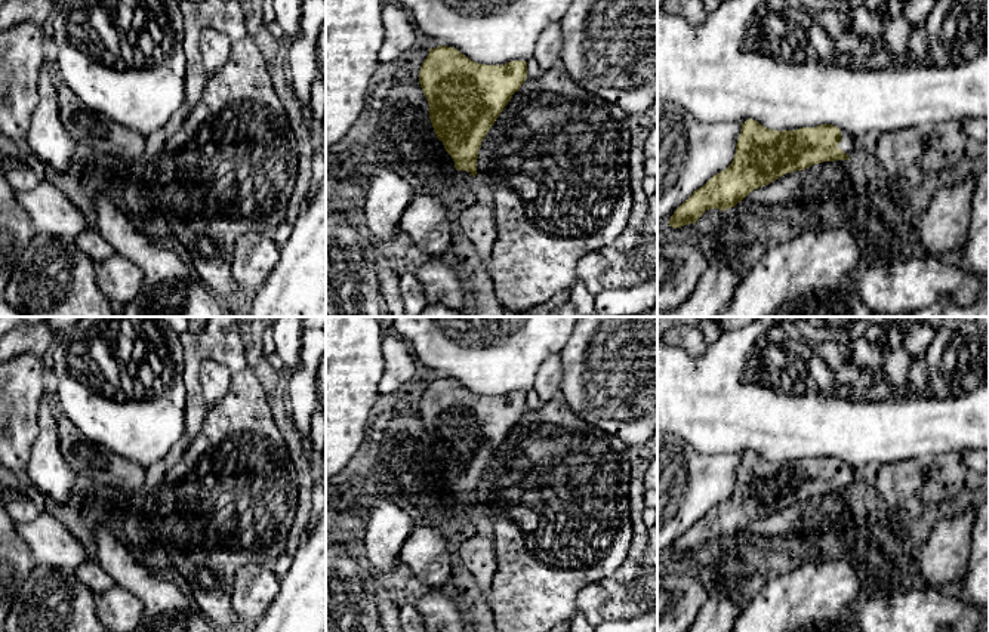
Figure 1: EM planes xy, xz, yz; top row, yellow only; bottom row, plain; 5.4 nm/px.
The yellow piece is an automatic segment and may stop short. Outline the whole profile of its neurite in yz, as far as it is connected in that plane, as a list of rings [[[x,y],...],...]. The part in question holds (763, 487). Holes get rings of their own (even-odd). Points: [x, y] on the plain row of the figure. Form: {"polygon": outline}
{"polygon": [[[757,451],[742,454],[736,475],[736,485],[728,499],[712,508],[703,518],[696,521],[671,548],[669,558],[681,559],[696,555],[709,540],[731,540],[754,521],[768,517],[785,505],[808,500],[813,496],[835,491],[850,491],[857,480],[856,468],[842,465],[837,457],[820,456],[797,462],[771,462]]]}

